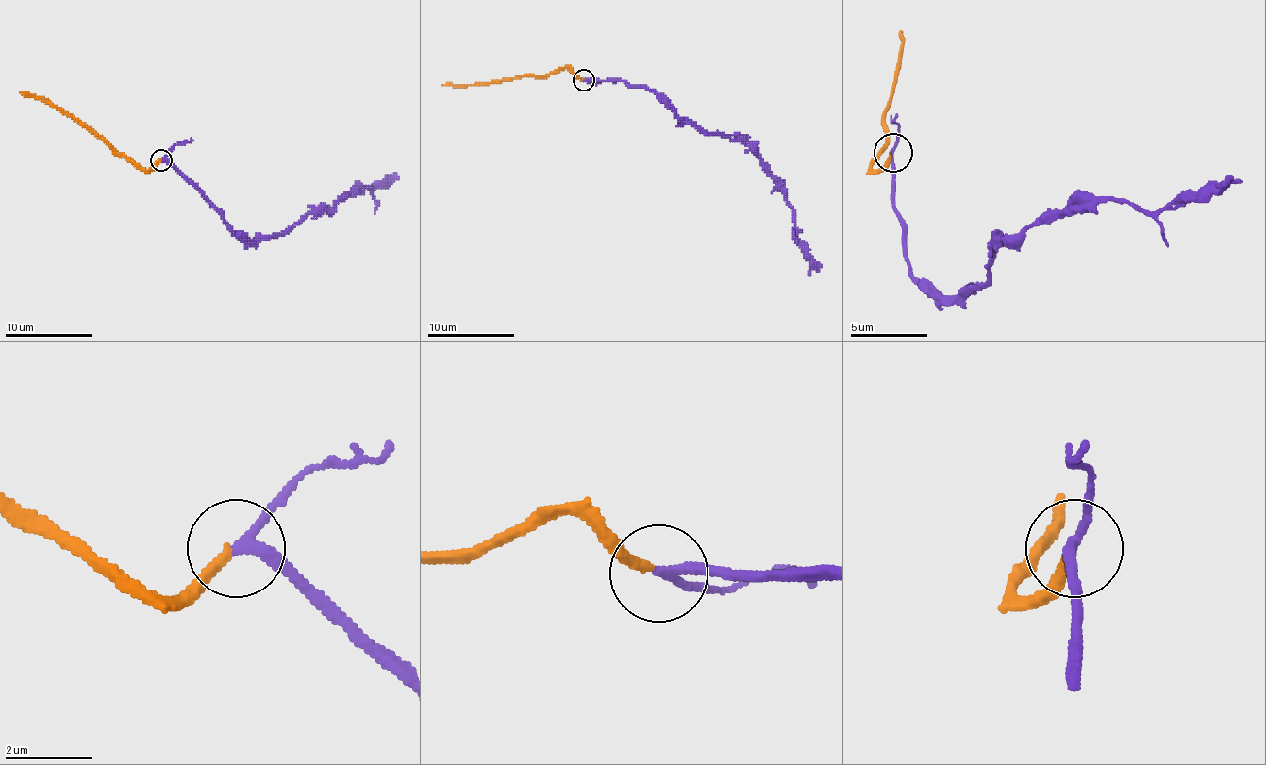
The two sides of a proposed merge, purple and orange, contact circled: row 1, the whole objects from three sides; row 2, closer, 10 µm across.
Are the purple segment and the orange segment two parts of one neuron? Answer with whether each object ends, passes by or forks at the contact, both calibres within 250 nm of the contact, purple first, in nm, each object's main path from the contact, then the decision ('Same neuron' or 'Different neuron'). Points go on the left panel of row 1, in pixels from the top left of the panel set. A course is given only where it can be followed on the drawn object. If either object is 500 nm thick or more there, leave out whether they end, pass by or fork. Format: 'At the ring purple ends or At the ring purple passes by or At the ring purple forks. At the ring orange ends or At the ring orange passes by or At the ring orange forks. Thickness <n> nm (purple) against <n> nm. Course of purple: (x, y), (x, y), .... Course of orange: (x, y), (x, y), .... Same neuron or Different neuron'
At the ring purple passes by. At the ring orange ends. Thickness 240 nm (purple) against 240 nm. Course of purple: (160, 159), (249, 240), (286, 231), (359, 188), (373, 194), (385, 176). Course of orange: (160, 159), (147, 171), (137, 168), (70, 116), (20, 92). Same neuron

